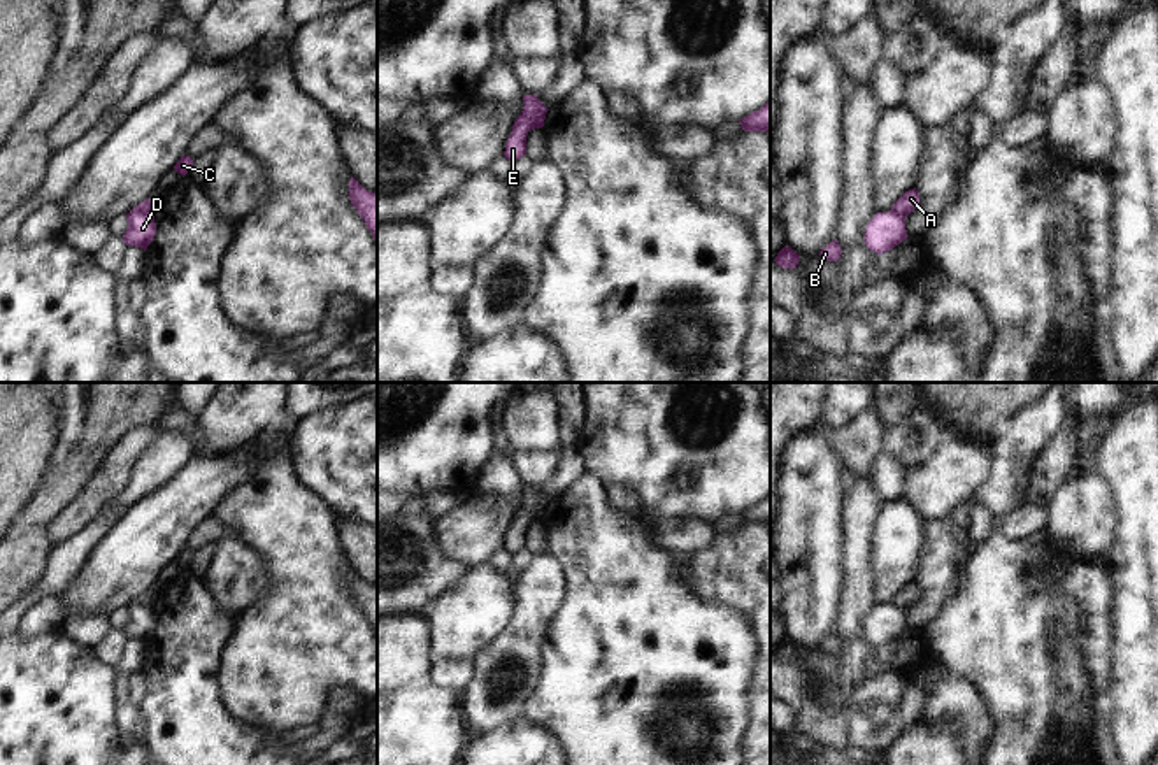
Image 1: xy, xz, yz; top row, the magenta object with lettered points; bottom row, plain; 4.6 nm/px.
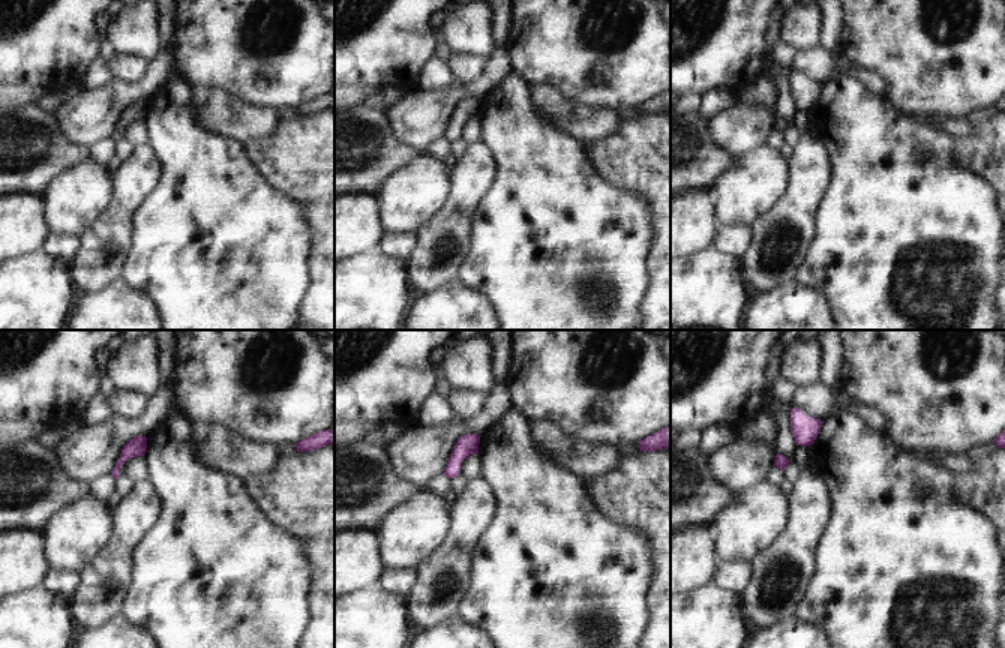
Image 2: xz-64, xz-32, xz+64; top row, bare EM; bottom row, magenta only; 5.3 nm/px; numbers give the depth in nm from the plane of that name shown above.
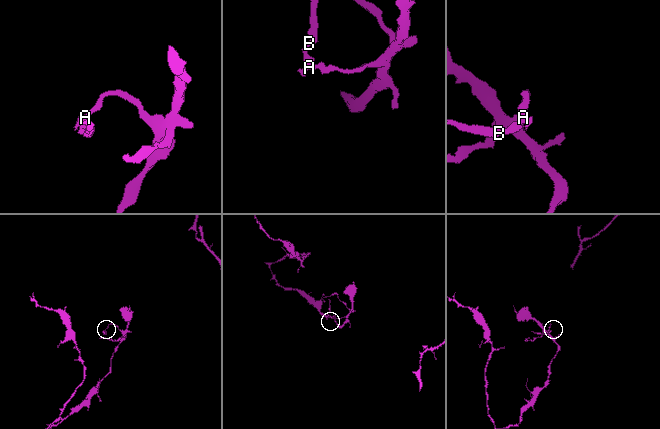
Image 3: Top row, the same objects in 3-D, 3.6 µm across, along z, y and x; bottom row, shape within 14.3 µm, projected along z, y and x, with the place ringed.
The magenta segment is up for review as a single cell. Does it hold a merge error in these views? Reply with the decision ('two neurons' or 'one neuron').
two neurons

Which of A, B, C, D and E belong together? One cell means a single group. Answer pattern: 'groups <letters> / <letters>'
groups A C E / B D

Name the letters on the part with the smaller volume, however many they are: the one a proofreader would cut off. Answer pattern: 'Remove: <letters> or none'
Remove: B, D

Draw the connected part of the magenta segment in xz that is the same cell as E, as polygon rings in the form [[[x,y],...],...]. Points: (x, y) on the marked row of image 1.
[[[519,114],[512,125],[512,132],[505,142],[504,156],[514,163],[526,153],[526,135],[530,130],[544,126],[546,114]]]

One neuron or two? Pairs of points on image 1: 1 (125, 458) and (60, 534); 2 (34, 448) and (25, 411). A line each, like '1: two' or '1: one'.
1: one
2: one

